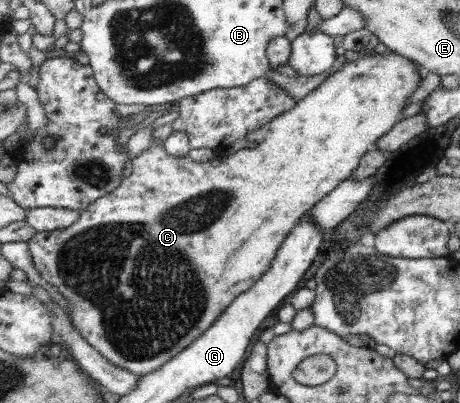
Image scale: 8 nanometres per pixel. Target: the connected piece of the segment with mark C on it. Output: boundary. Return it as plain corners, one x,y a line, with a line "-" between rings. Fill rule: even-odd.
387,49
383,54
363,56
355,62
345,62
341,70
327,76
325,81
305,98
297,101
297,104
294,104
287,113
273,118
260,129
252,130
247,134
246,139
257,142
255,148
243,148
225,157
216,156
205,163
197,162
196,159
188,156
174,157
164,149
162,141
153,141
146,150
143,150
143,153
131,159
130,176
125,178
112,194
107,194
92,202
69,228
37,232
31,240
26,242
33,264
45,284
53,284
59,290
59,294
67,298
69,308
71,308
72,323
95,350
114,365
129,370
138,378
151,374
161,368
161,365
165,365
165,362
172,360
181,350
188,348
205,330
212,328
225,309
240,294
248,292
264,276
265,272
268,272
279,252
279,246
284,244
285,238
296,228
299,218
305,216
309,206
317,204
317,201
327,196
341,182
350,179
359,168
364,154
375,149
375,142
381,136
385,136
402,119
401,112
407,108
409,96
419,88
422,76
423,74
417,72
415,61

